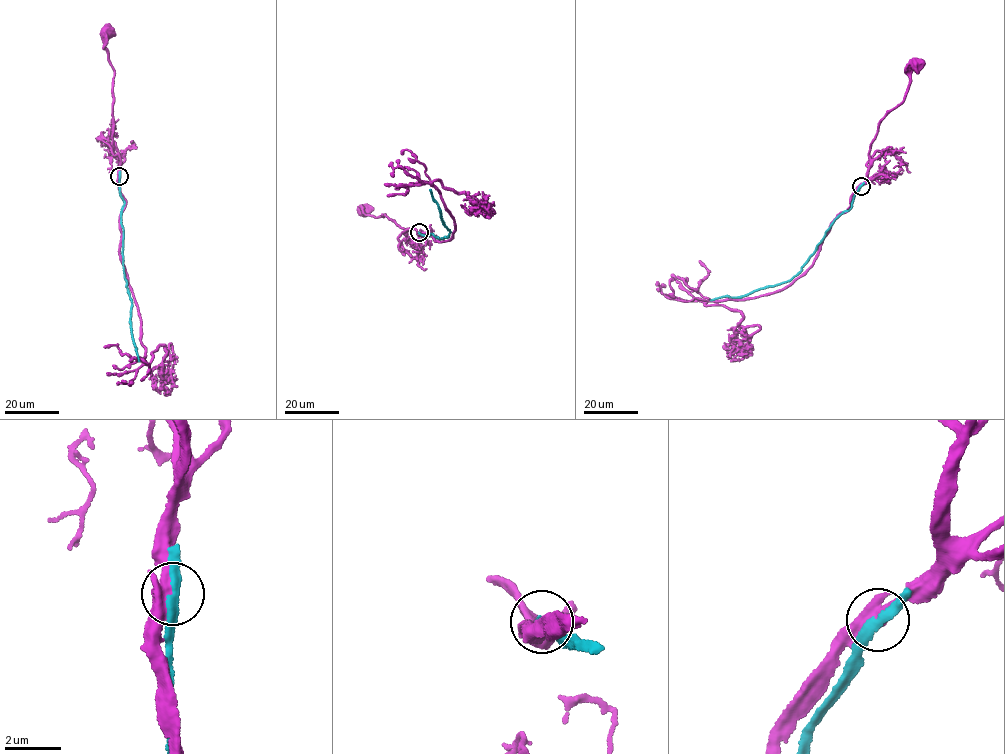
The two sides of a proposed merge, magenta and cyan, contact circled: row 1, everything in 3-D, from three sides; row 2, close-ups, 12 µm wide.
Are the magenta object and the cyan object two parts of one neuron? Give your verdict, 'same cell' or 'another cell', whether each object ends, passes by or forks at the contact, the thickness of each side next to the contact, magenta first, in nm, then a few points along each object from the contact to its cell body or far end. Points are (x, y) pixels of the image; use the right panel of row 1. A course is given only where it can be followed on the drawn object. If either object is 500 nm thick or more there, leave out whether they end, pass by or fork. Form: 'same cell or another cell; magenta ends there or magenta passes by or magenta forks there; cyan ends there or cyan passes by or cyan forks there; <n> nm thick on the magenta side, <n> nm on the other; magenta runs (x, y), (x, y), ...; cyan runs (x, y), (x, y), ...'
another cell; magenta passes by; cyan passes by; 440 nm thick on the magenta side, 280 nm on the other; magenta runs (861, 186), (866, 181), (870, 145), (880, 120), (903, 100), (911, 69), (916, 65); cyan runs (861, 186), (850, 209), (835, 219), (815, 252), (791, 279), (742, 296), (710, 300)

